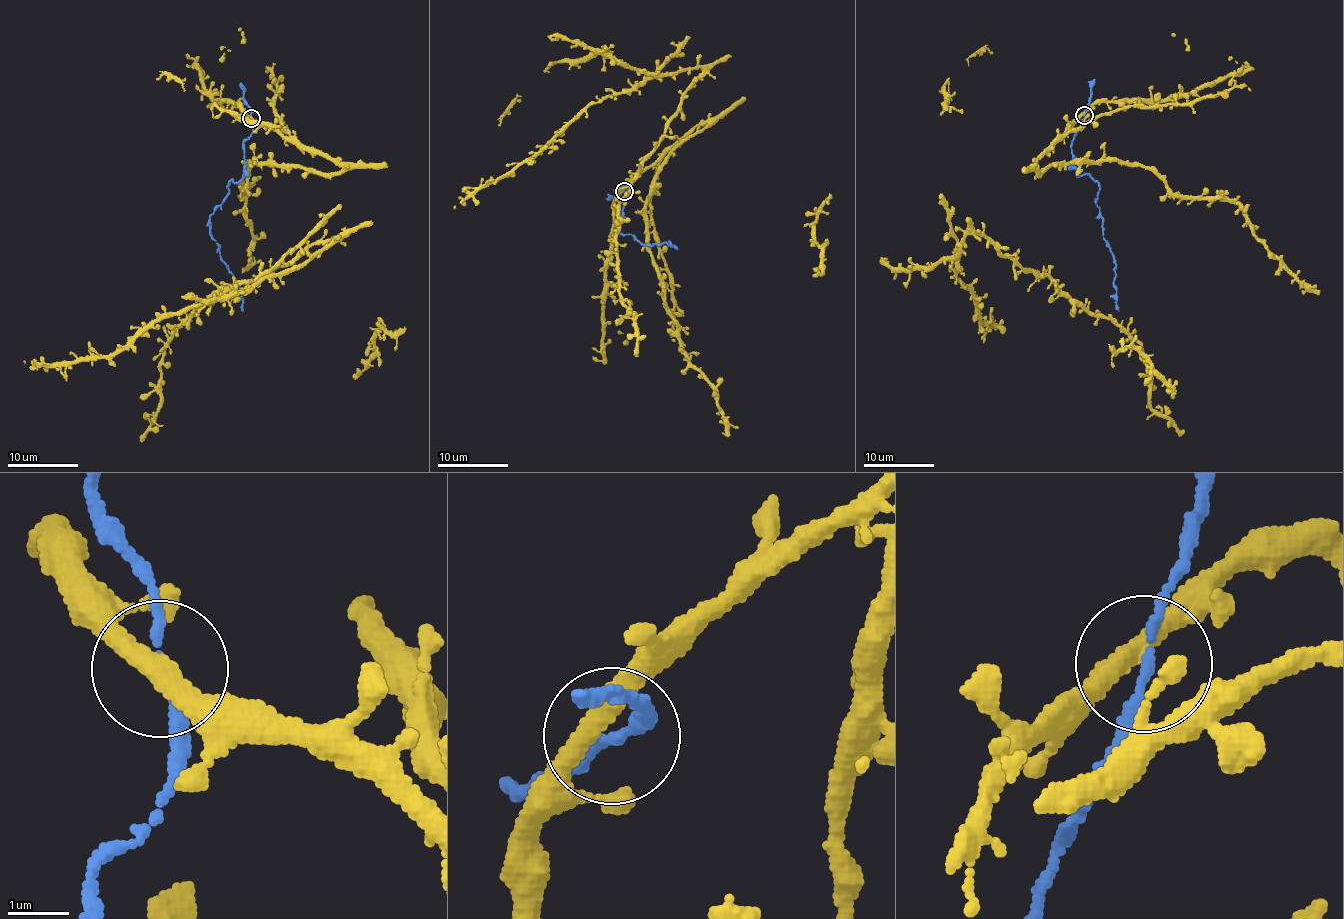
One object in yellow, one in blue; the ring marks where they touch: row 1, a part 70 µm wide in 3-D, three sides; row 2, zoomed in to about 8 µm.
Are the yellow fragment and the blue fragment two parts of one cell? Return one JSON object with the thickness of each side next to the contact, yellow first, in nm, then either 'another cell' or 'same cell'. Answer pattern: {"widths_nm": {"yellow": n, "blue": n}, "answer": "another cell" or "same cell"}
{"widths_nm": {"yellow": 360, "blue": 170}, "answer": "same cell"}

